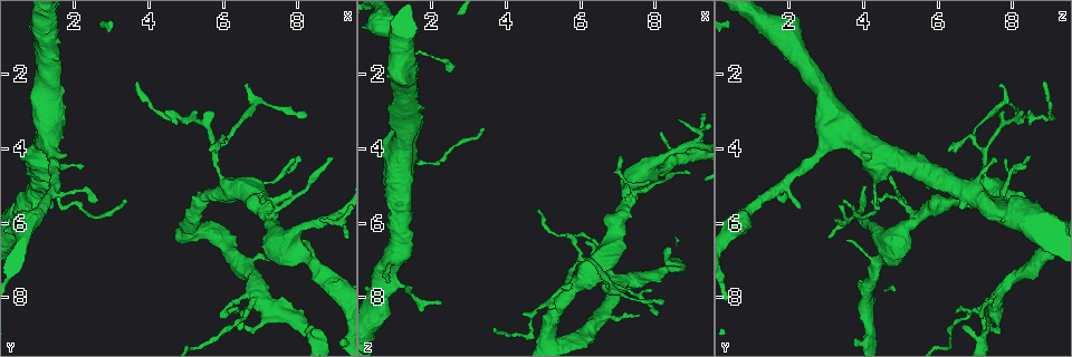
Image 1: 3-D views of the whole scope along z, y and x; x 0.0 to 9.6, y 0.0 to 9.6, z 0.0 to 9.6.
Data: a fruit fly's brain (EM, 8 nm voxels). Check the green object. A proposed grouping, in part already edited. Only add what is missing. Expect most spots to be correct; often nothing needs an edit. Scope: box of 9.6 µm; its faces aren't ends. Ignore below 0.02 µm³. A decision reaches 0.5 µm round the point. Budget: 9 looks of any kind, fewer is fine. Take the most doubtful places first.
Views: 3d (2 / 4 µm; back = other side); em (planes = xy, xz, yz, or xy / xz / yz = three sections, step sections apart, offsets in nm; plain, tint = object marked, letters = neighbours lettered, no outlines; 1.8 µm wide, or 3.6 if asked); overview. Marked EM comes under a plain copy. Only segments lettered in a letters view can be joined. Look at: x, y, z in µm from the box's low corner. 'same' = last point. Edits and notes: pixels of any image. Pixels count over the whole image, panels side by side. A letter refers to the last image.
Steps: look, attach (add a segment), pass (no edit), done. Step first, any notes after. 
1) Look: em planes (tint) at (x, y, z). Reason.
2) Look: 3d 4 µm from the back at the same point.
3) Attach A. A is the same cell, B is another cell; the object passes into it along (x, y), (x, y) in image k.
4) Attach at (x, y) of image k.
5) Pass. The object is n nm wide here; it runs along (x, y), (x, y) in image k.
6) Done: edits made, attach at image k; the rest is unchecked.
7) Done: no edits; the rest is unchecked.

Look: em planes (letters) at (8.15, 6.50, 3.60). Branch stops here.

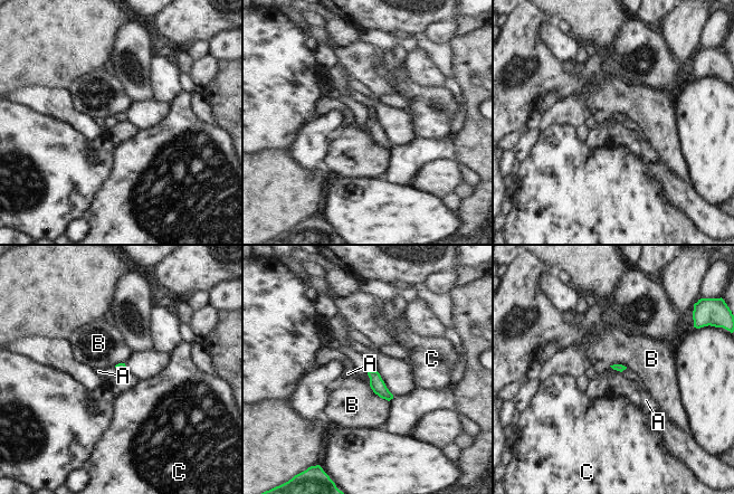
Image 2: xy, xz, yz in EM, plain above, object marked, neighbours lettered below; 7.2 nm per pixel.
Pass. The longest contact is with B, 190 nm; A, B and C are other cells; a border runs along (369, 386), (375, 393), (389, 401) in image 2; none of them fits.

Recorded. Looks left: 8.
Look: em planes (letters) at (0.85, 4.35, 7.65). Tapers out.

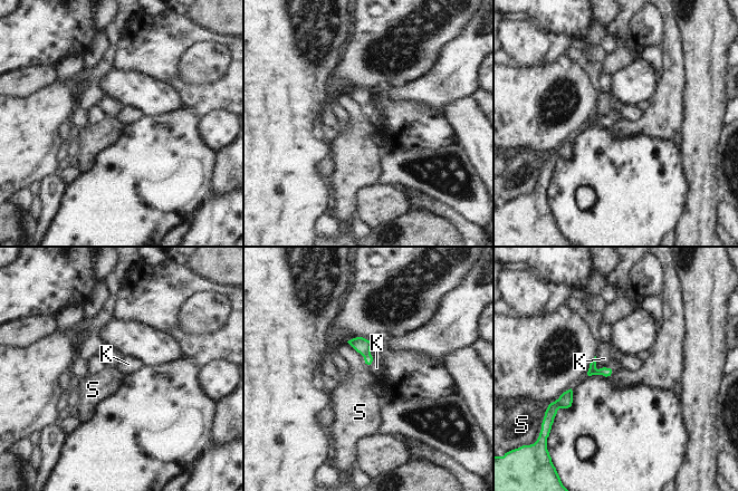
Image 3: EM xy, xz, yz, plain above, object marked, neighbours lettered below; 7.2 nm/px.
Pass. The longest contact is with S, 240 nm; K and S are other cells; a border runs along (347, 342), (368, 365) in image 3; no lettered segment goes on from it.

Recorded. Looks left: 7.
Look: em planes (tint) at (2.55, 5.35, 1.75). Tapers out.

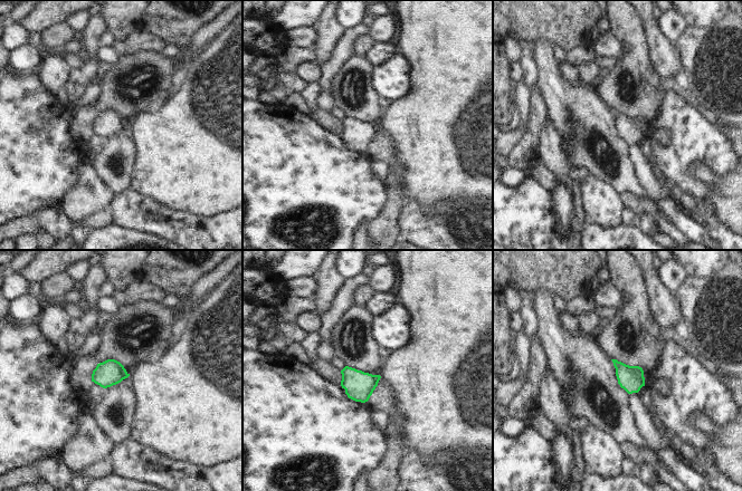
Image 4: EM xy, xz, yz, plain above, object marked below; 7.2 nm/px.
Look: em planes (letters) at the same point. See the neighbours.

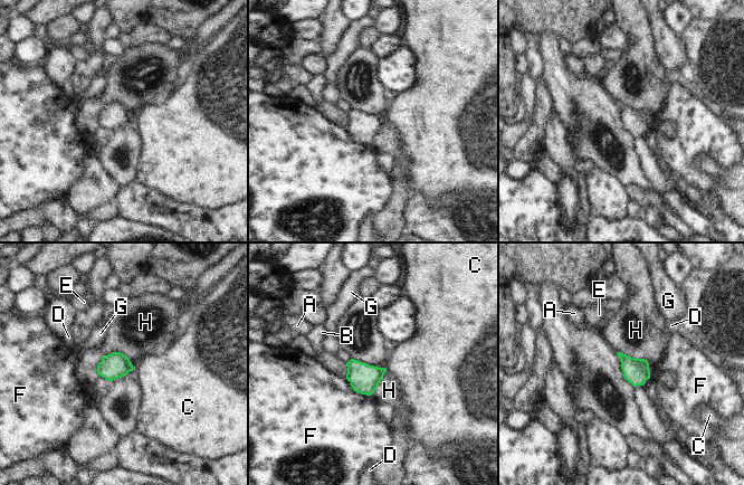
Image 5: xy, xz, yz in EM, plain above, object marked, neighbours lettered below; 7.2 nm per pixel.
Pass. The longest contact is with H, 280 nm; A, B, C, D, E, F, G and H are other cells; a border runs along (134, 367), (111, 352), (96, 373) in image 5; no lettered segment goes on from it.

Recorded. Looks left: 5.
Look: em 3.6 µm planes (letters) at (3.70, 2.20, 8.80). Tapers out.

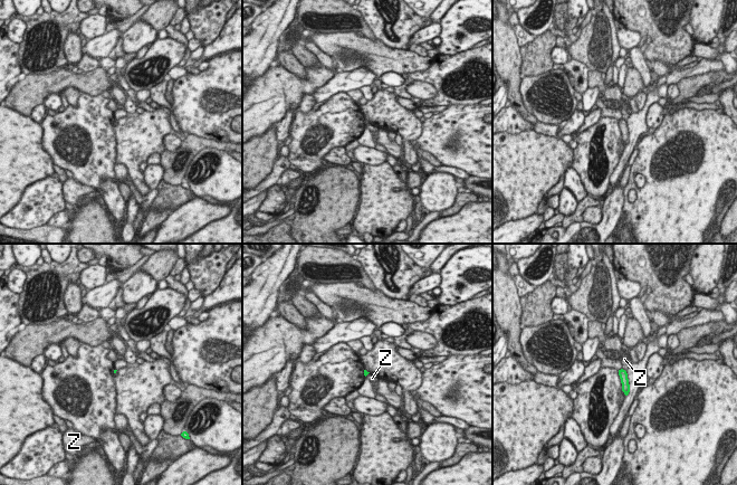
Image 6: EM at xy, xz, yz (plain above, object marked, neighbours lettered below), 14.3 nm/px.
Pass. Z is another cell; a border runs along (622, 368), (627, 371) in image 6; no lettered segment goes on from it.

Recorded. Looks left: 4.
Done: no edits; the rest is unchecked.

